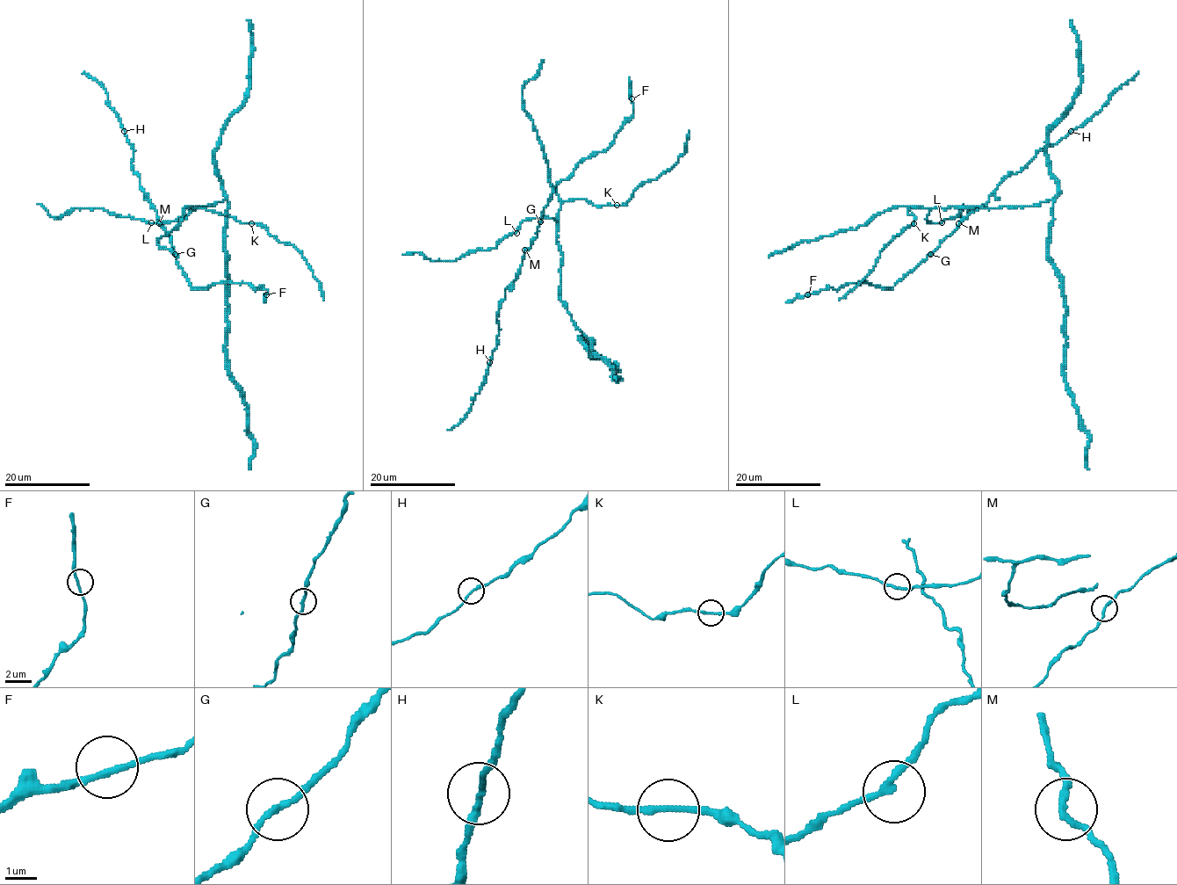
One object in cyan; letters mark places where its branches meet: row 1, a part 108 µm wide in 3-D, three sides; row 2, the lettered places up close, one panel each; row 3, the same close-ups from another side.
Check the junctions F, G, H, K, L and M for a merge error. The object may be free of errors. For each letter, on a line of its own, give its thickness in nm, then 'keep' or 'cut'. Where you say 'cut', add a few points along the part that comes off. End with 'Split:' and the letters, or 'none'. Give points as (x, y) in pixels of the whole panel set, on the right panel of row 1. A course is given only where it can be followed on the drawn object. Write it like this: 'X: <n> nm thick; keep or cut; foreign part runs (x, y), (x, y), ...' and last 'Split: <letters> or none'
F: 180 nm thick; keep
G: 190 nm thick; keep
H: 190 nm thick; keep
K: 180 nm thick; keep
L: 190 nm thick; keep
M: 200 nm thick; keep
Split: none

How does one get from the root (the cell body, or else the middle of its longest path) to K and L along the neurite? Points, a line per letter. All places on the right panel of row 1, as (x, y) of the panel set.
K: (974, 206), (913, 206), (908, 213), (915, 217), (913, 223)
L: (974, 206), (933, 207), (926, 221), (933, 223), (942, 222)

